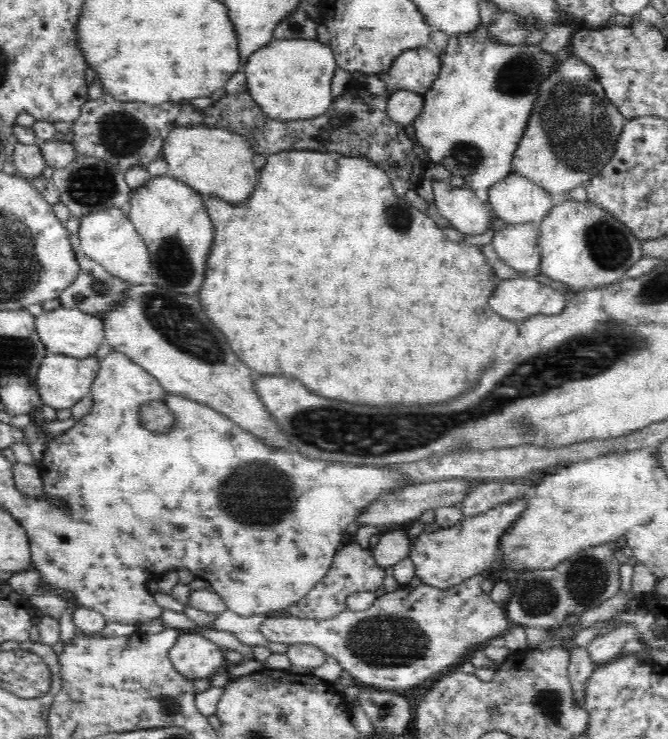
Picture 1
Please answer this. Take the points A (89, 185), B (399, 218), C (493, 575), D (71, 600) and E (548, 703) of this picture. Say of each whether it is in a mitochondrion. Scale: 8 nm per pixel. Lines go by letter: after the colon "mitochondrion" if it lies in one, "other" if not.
A: mitochondrion
B: mitochondrion
C: other
D: other
E: mitochondrion

